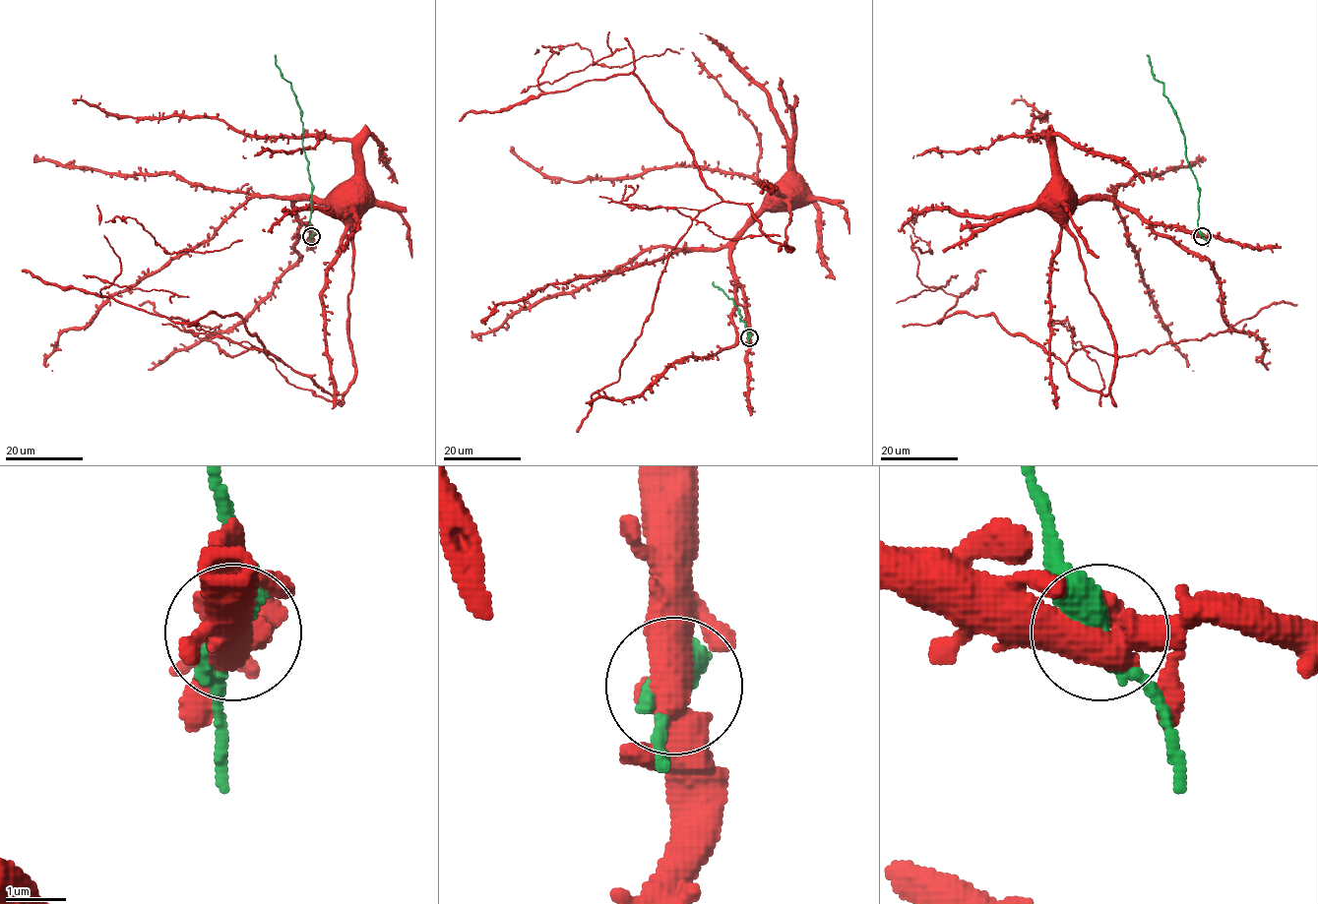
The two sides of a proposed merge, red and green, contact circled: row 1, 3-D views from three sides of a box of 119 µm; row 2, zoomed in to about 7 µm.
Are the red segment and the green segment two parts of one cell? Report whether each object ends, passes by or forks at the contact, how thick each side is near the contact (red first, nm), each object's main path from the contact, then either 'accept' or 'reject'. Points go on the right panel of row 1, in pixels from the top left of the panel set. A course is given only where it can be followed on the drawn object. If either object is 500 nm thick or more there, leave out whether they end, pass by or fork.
calibres 600 and 360 nm; course red (1203, 235), (1184, 232), (1176, 227), (1151, 224), (1120, 204), (1105, 199), (1051, 201); course green (1203, 235), (1198, 226), (1200, 188), (1186, 158), (1185, 137), (1147, 55); reject

